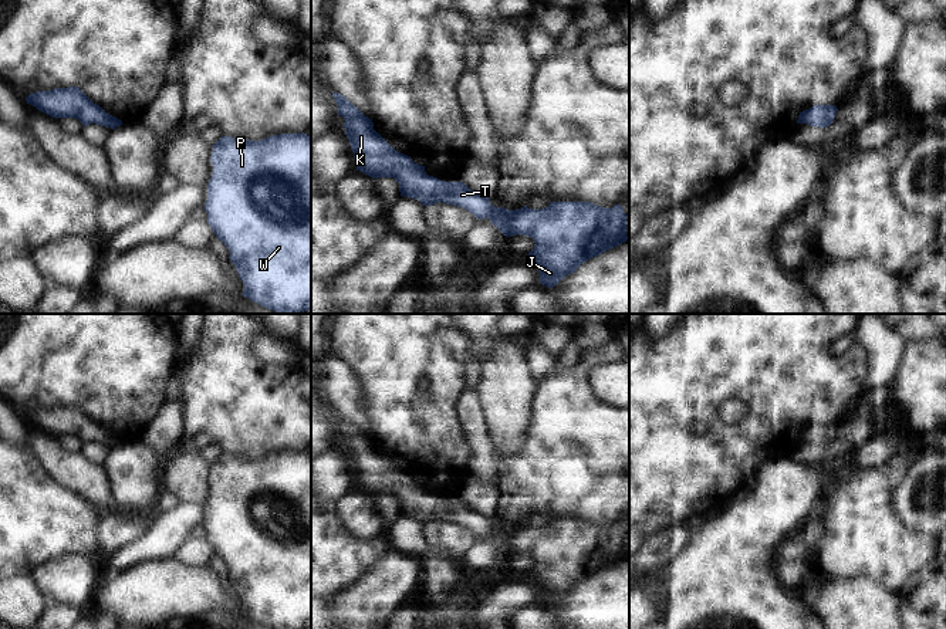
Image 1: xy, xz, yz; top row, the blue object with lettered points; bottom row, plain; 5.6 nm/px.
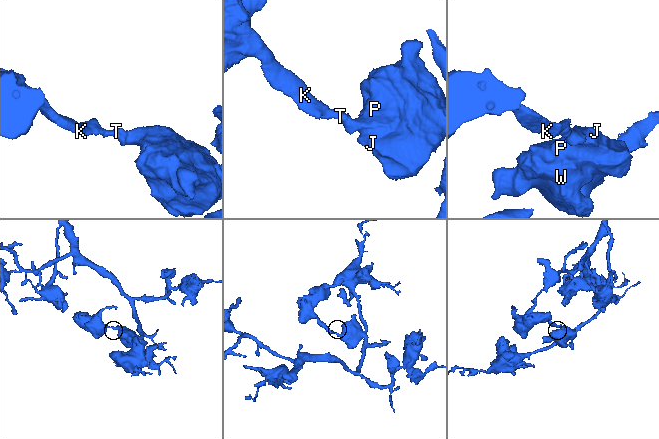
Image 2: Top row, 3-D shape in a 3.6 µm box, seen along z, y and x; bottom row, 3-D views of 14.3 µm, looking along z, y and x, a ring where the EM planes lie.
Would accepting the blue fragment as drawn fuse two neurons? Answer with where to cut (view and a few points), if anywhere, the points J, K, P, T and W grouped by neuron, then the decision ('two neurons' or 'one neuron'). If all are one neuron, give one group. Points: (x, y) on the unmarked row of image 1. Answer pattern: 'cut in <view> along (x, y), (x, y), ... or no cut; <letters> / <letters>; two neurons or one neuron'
no cut; J K P T W; one neuron

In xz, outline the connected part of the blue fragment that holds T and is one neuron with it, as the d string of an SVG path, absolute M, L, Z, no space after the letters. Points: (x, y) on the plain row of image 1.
M332 410L338 423L338 434L345 437L345 453L349 459L357 488L376 497L393 496L399 501L401 514L418 517L426 525L443 520L463 525L476 537L487 535L506 555L523 552L531 555L535 561L527 576L533 579L540 591L540 602L551 606L565 594L572 592L582 581L625 561L626 535L622 524L618 521L611 527L597 524L589 520L551 520L545 527L517 528L494 525L490 517L470 508L463 500L445 500L429 494L425 484L415 481L411 474L395 469L375 447L374 440L365 434L344 413Z

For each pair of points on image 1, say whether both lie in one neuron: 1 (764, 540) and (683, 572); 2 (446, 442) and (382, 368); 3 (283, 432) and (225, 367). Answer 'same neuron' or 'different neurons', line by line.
1: same neuron
2: same neuron
3: same neuron

